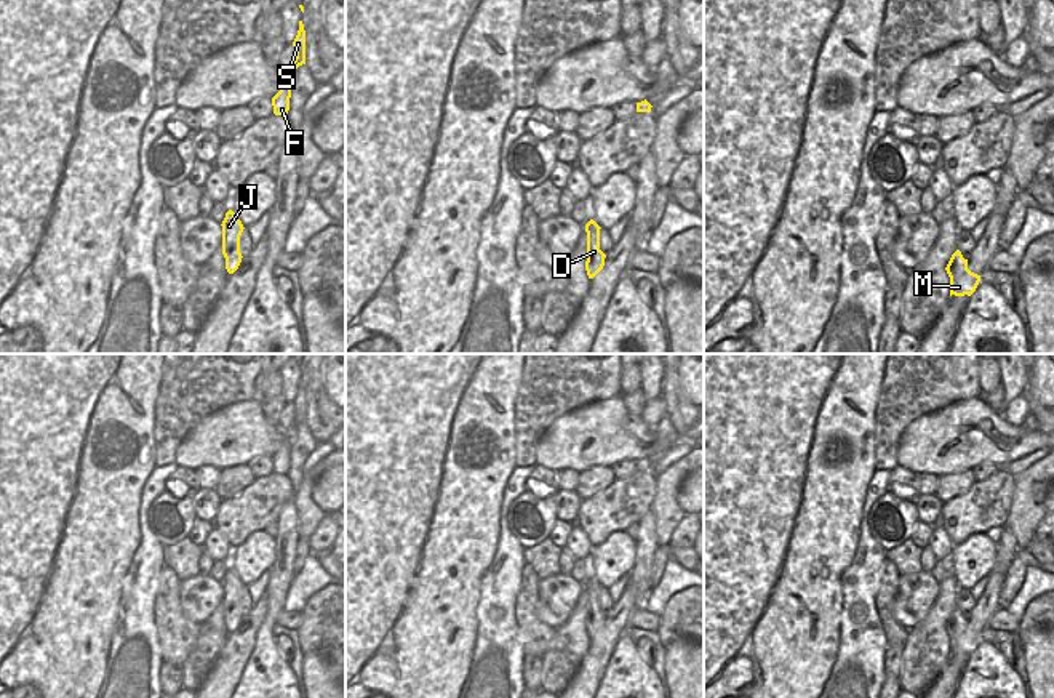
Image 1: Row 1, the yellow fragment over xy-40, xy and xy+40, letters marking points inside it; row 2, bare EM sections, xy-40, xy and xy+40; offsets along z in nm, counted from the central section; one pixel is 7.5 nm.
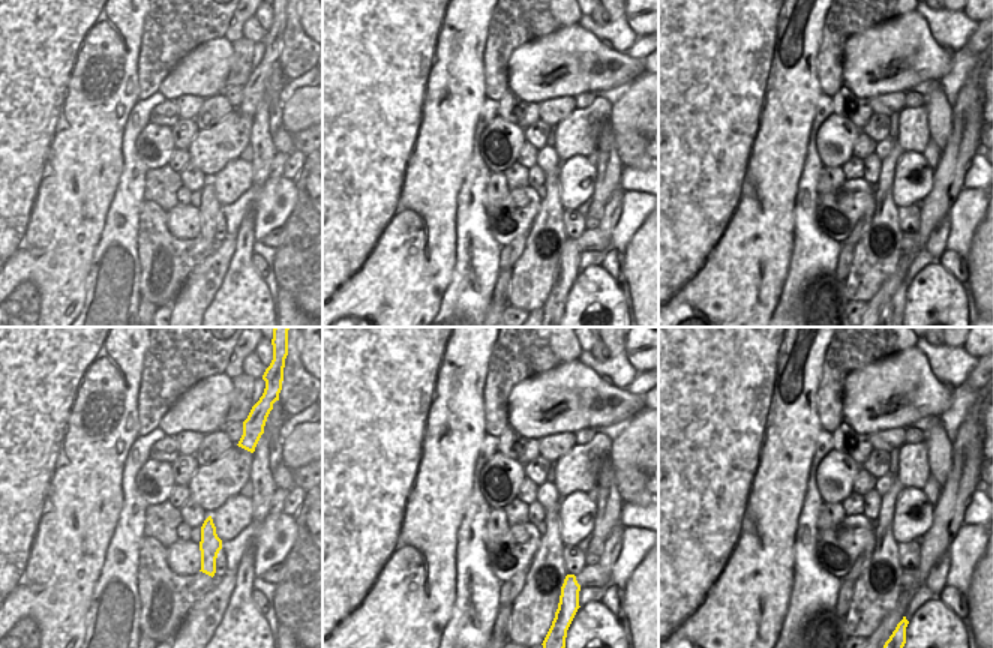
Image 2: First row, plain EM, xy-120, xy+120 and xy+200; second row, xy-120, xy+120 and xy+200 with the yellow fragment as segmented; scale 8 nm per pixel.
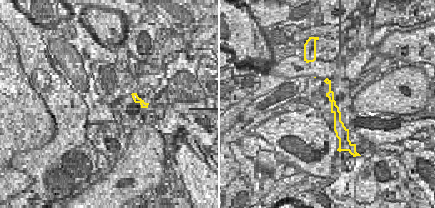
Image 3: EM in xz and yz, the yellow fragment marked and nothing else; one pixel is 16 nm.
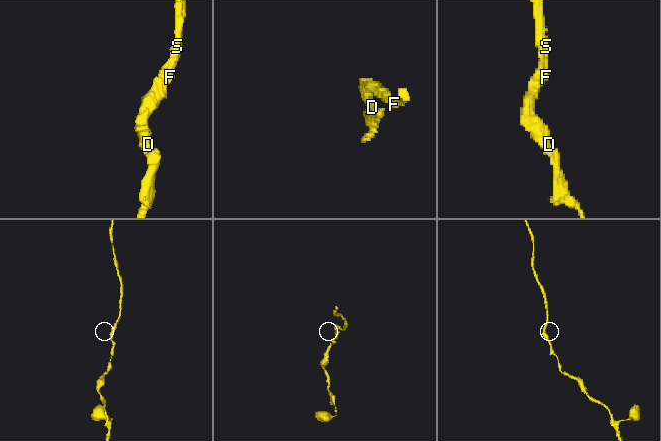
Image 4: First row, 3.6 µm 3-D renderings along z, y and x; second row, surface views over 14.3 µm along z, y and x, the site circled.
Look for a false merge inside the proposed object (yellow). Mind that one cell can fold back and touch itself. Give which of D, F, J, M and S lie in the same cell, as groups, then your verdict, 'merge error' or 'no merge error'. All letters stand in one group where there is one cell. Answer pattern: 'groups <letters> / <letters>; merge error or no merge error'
groups D F J M S; no merge error

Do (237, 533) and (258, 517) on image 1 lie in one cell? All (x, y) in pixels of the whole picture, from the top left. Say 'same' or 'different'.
same

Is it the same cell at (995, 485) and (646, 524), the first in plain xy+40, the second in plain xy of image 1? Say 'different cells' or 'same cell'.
different cells

